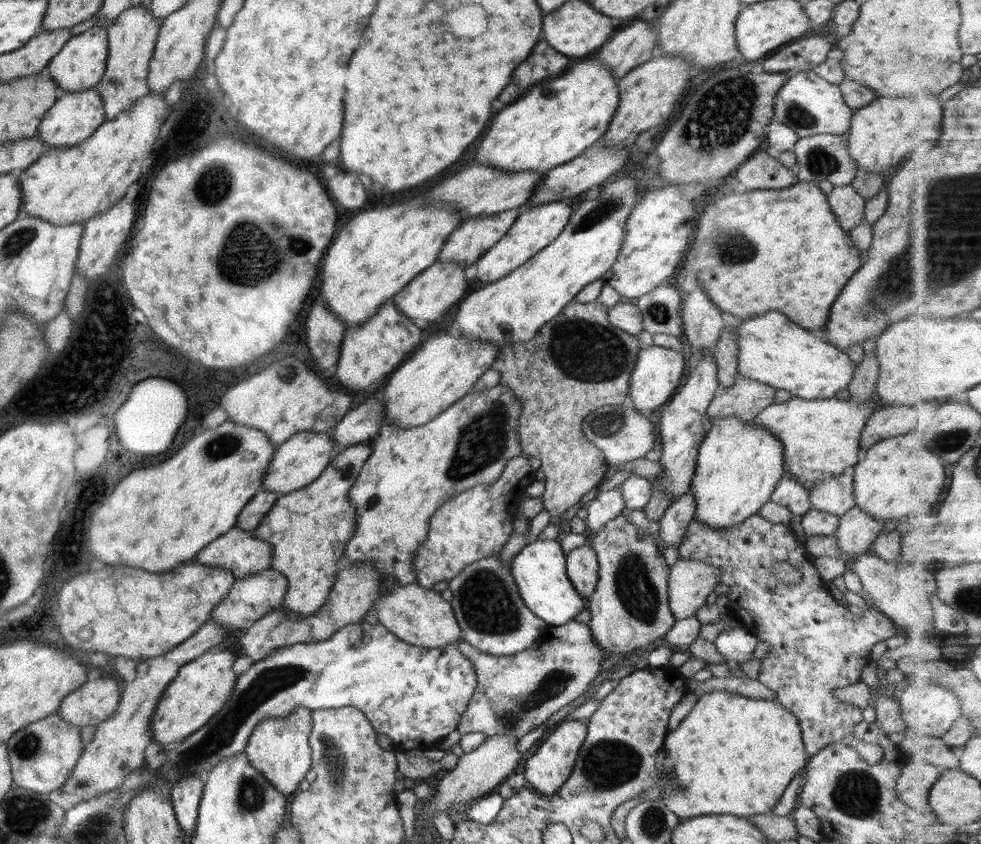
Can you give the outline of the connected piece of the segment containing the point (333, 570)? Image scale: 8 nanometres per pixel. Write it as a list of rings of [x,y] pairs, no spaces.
[[[372,441],[351,444],[330,459],[328,466],[314,482],[294,490],[278,499],[264,515],[261,523],[253,530],[256,538],[262,538],[273,546],[272,560],[269,568],[281,572],[288,579],[288,588],[282,604],[287,614],[310,616],[327,602],[339,567],[336,563],[342,556],[345,544],[356,530],[356,509],[348,500],[348,491],[359,475],[360,469],[372,452]]]

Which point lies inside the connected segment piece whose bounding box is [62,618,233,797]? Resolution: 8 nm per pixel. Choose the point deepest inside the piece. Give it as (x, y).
(118, 747)

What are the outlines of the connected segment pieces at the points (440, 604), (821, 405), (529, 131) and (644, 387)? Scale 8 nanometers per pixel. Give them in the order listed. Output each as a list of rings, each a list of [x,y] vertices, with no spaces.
[[[398,584],[381,593],[373,608],[379,623],[385,626],[396,638],[421,646],[422,648],[441,648],[451,642],[458,642],[461,628],[450,603],[442,599],[438,591],[417,584]]]
[[[835,396],[828,399],[804,399],[792,397],[784,403],[772,403],[753,418],[753,424],[763,426],[774,436],[779,438],[784,447],[784,467],[792,478],[798,480],[804,488],[811,488],[812,482],[817,480],[828,480],[832,476],[842,474],[848,467],[854,468],[859,462],[861,450],[861,432],[872,408],[867,402],[854,402],[853,400],[839,400]]]
[[[589,56],[586,62],[578,62],[572,70],[560,75],[560,78],[536,84],[524,98],[516,100],[508,108],[504,108],[492,120],[492,126],[484,140],[478,146],[478,156],[474,158],[478,164],[493,166],[504,172],[540,172],[560,164],[564,164],[595,143],[600,143],[603,134],[614,116],[619,103],[618,78],[614,78],[609,66],[601,64],[594,56]]]
[[[658,345],[645,346],[639,353],[636,366],[630,377],[629,403],[643,414],[649,414],[660,406],[665,405],[684,380],[684,357],[682,353],[671,348]]]

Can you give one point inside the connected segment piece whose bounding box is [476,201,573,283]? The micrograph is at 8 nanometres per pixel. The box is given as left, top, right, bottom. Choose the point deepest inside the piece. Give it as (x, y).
(537, 227)

